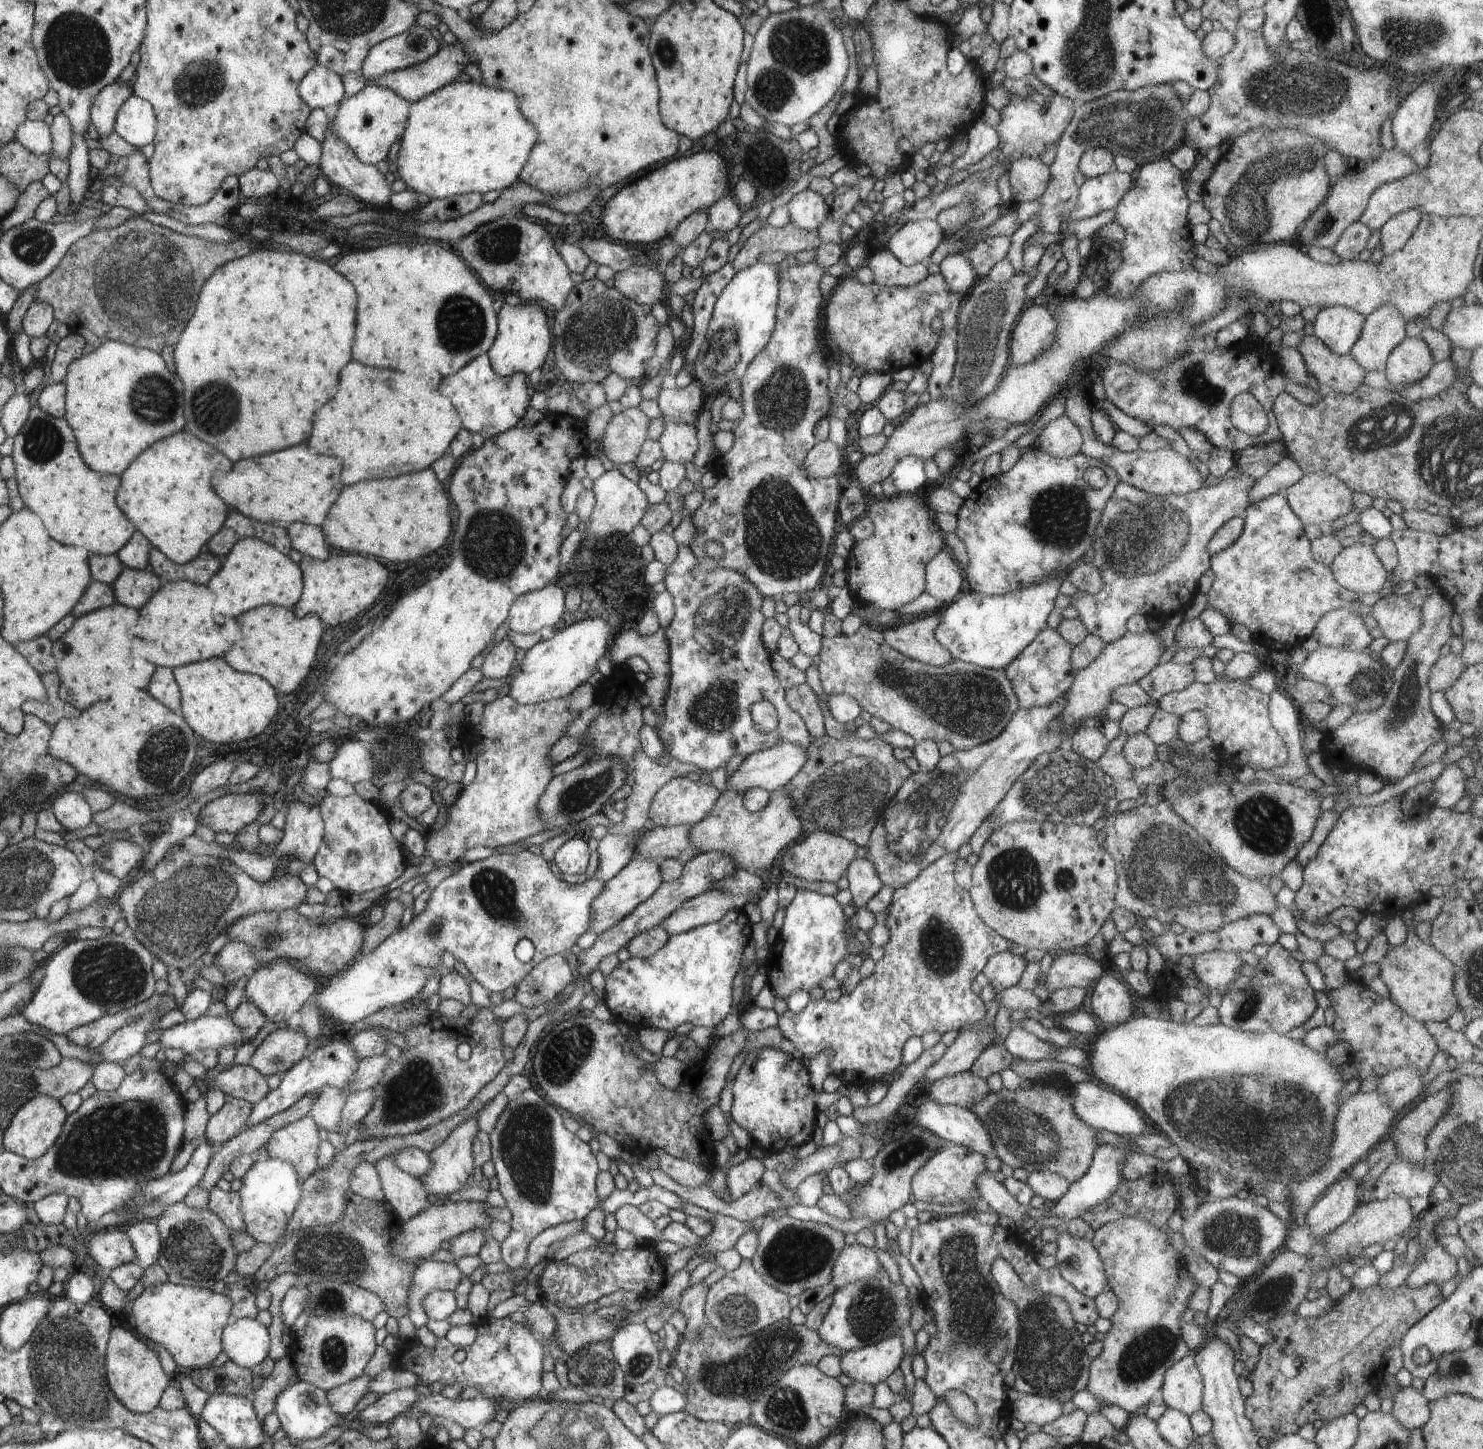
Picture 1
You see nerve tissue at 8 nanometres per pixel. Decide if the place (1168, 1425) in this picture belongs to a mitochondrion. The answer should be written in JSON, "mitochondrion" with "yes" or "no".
{"mitochondrion":"no"}

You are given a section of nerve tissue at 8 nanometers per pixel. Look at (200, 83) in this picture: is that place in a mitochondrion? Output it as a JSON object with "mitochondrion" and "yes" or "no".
{"mitochondrion":"yes"}

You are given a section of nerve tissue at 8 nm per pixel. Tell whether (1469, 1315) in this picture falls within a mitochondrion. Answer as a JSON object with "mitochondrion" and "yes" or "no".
{"mitochondrion":"no"}

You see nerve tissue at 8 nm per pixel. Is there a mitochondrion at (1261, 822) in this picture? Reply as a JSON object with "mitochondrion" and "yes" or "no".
{"mitochondrion":"yes"}

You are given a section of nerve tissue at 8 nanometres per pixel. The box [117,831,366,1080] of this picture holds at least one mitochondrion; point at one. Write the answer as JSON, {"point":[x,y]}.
{"point":[178,914]}

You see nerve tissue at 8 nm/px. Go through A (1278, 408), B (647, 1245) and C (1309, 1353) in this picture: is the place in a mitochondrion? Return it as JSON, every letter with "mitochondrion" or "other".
{"A":"other","B":"other","C":"other"}

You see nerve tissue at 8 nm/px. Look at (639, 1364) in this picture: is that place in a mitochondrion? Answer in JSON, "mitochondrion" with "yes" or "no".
{"mitochondrion":"yes"}

